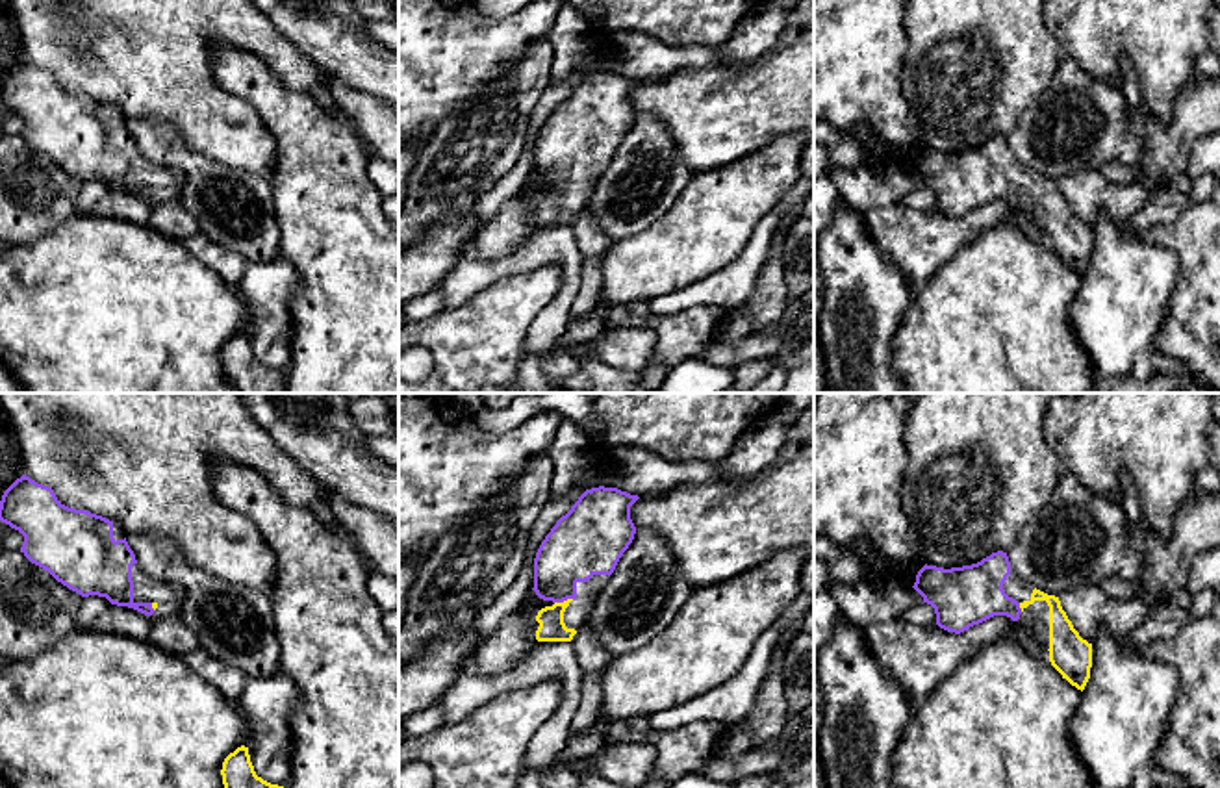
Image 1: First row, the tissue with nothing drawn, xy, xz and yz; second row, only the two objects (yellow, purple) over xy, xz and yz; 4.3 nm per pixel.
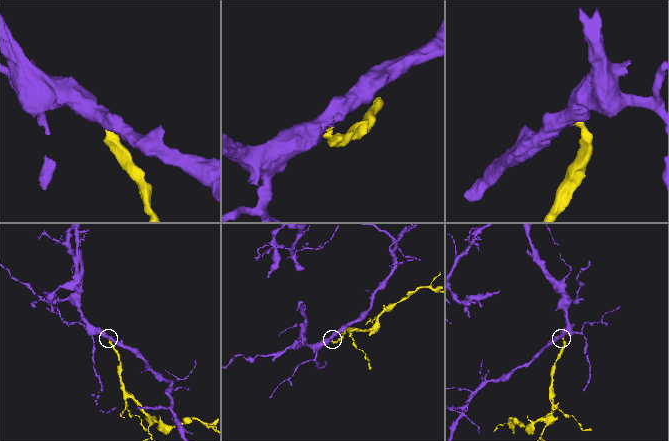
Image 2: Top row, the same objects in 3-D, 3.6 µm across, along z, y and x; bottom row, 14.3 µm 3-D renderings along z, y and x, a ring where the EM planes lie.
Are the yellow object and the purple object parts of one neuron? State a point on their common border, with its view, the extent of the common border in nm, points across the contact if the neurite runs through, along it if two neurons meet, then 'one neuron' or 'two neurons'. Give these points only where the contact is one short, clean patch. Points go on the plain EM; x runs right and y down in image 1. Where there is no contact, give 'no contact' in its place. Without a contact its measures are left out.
contact xz (564, 186); length 80 nm; way xz (551, 212), (551, 203), (564, 186), (564, 145), (579, 130); one neuron

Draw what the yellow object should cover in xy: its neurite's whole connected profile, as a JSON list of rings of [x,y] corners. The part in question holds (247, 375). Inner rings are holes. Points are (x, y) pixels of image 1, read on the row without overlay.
[[[241,330],[222,347],[222,369],[237,393],[286,393],[286,373],[256,360],[248,332]]]

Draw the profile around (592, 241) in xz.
[[[588,210],[577,215],[571,228],[582,254],[582,280],[569,315],[586,317],[601,300],[603,258],[614,239],[599,228],[597,219]]]

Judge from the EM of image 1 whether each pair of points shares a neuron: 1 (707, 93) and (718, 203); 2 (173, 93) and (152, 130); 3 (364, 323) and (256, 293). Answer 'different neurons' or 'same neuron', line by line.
1: different neurons
2: different neurons
3: different neurons

